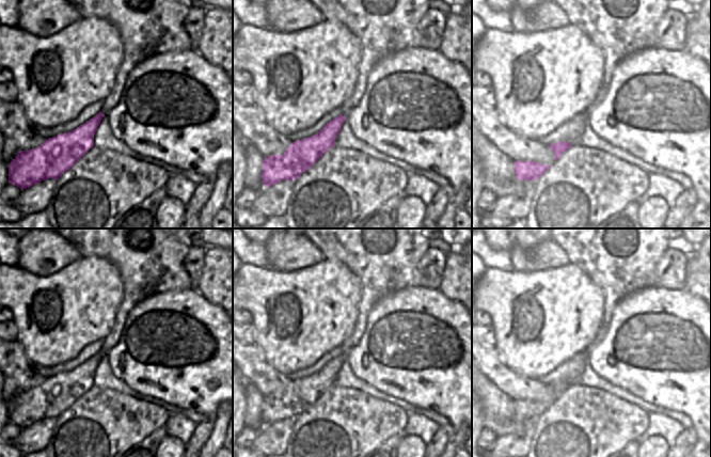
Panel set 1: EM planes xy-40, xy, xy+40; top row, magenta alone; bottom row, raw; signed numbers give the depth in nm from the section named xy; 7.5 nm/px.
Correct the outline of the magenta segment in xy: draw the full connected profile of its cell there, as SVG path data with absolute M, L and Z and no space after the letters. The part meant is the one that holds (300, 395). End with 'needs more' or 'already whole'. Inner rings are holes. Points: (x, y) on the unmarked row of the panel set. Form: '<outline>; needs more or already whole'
M303 228L306 236L322 253L325 259L345 264L360 280L363 295L354 331L342 344L342 353L327 362L317 373L294 380L283 394L270 394L263 399L260 414L265 426L281 420L296 420L312 407L332 385L342 363L357 347L374 305L383 297L407 287L421 287L418 263L429 249L425 228Z; needs more

